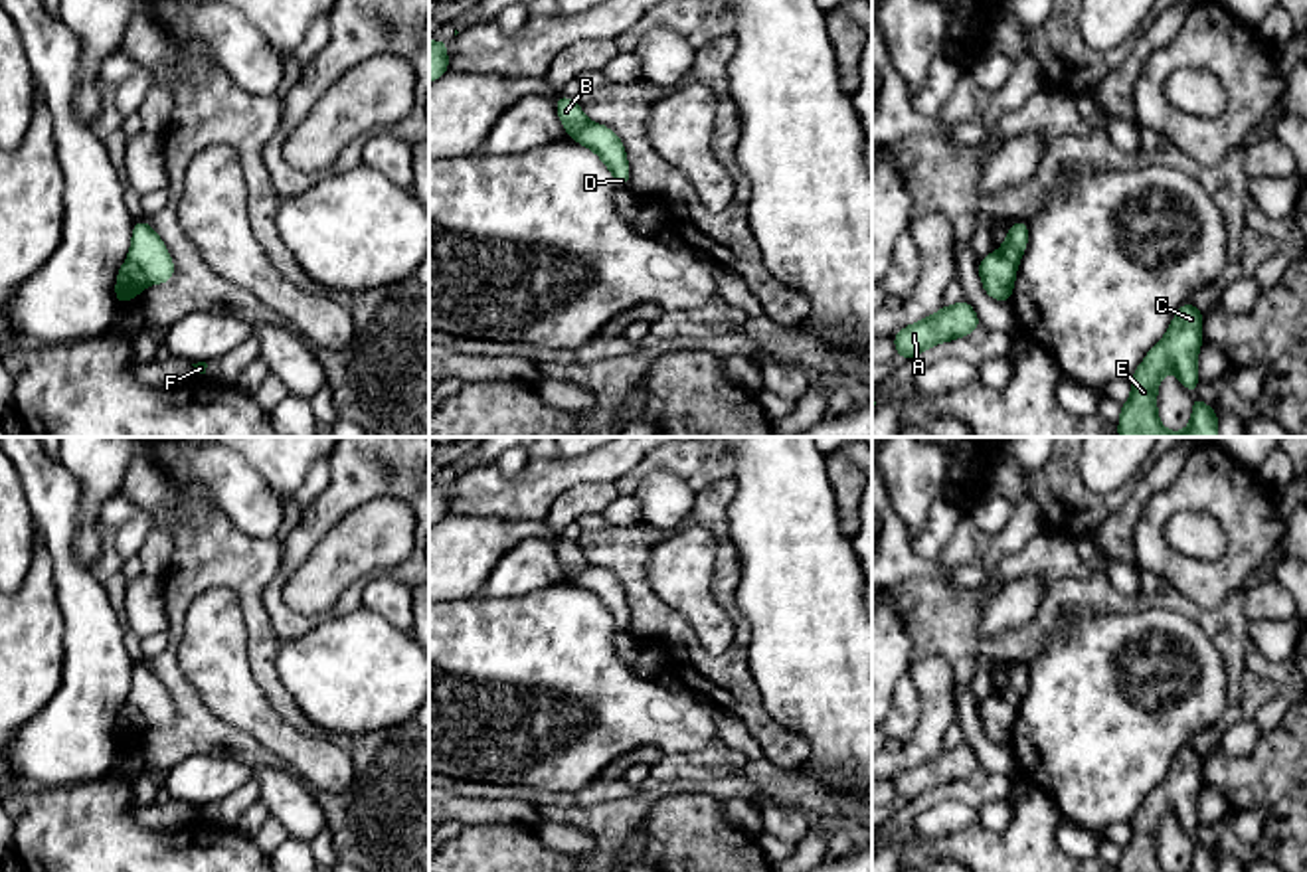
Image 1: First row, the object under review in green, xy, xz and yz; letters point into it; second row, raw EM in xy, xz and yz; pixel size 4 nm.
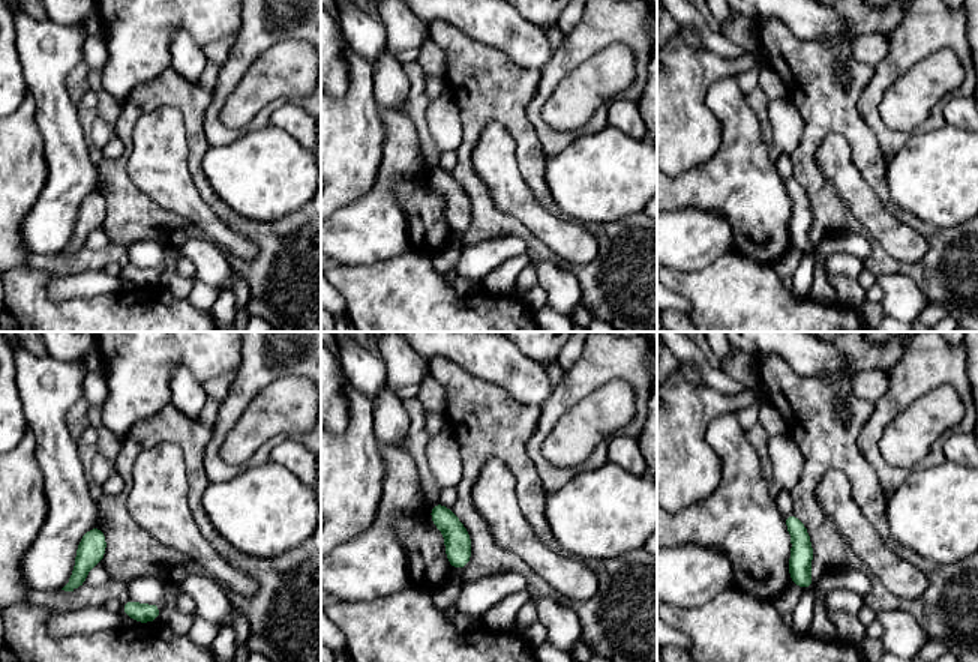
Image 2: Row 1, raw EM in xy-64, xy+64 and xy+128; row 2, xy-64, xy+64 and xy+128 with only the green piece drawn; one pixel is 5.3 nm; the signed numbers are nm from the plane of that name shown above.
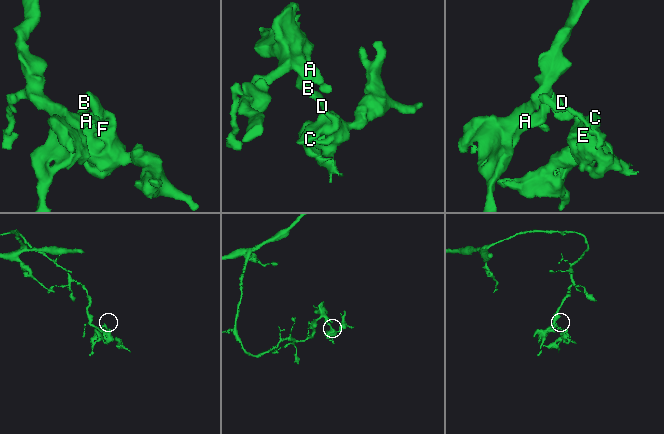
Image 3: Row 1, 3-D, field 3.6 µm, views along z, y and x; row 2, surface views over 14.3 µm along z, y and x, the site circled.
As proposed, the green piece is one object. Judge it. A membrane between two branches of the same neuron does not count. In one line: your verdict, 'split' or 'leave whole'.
split

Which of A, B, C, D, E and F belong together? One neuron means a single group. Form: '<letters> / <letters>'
A B F / C D E

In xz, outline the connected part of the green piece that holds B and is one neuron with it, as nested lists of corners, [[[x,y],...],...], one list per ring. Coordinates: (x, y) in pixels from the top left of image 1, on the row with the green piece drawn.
[[[556,93],[554,97],[558,117],[564,123],[567,136],[573,138],[589,121],[575,99],[567,99],[560,93]]]

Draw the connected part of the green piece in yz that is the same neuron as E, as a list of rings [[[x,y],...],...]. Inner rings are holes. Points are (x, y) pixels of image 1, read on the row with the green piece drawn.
[[[1186,301],[1169,332],[1129,378],[1133,393],[1121,405],[1119,437],[1218,437],[1218,413],[1196,397],[1200,382],[1196,356],[1202,342],[1202,310]],[[1167,370],[1175,370],[1178,382],[1192,393],[1192,419],[1182,433],[1167,431],[1157,415],[1157,388]]]

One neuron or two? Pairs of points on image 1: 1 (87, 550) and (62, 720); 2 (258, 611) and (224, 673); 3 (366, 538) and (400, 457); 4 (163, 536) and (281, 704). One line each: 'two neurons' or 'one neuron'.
1: two neurons
2: two neurons
3: two neurons
4: two neurons

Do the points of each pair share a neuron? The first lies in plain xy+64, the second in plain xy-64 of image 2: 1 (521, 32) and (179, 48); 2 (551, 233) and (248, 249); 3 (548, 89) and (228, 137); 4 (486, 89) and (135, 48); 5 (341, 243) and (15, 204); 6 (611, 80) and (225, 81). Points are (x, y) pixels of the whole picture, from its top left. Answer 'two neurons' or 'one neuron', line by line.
1: one neuron
2: one neuron
3: one neuron
4: two neurons
5: two neurons
6: two neurons

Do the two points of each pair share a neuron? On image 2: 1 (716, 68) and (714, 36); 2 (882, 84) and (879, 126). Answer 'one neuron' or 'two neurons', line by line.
1: two neurons
2: one neuron

